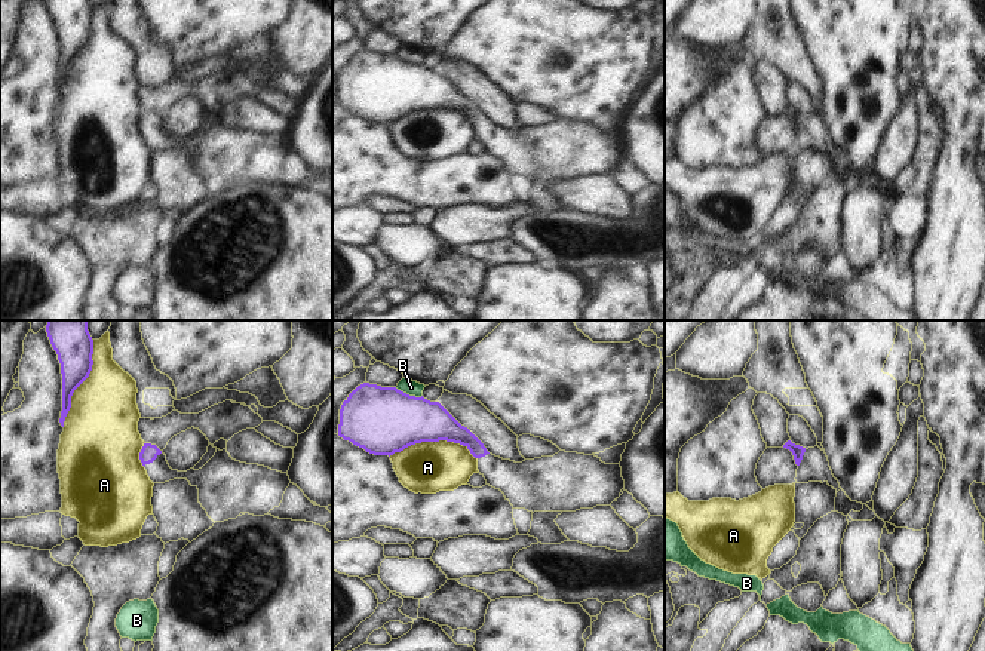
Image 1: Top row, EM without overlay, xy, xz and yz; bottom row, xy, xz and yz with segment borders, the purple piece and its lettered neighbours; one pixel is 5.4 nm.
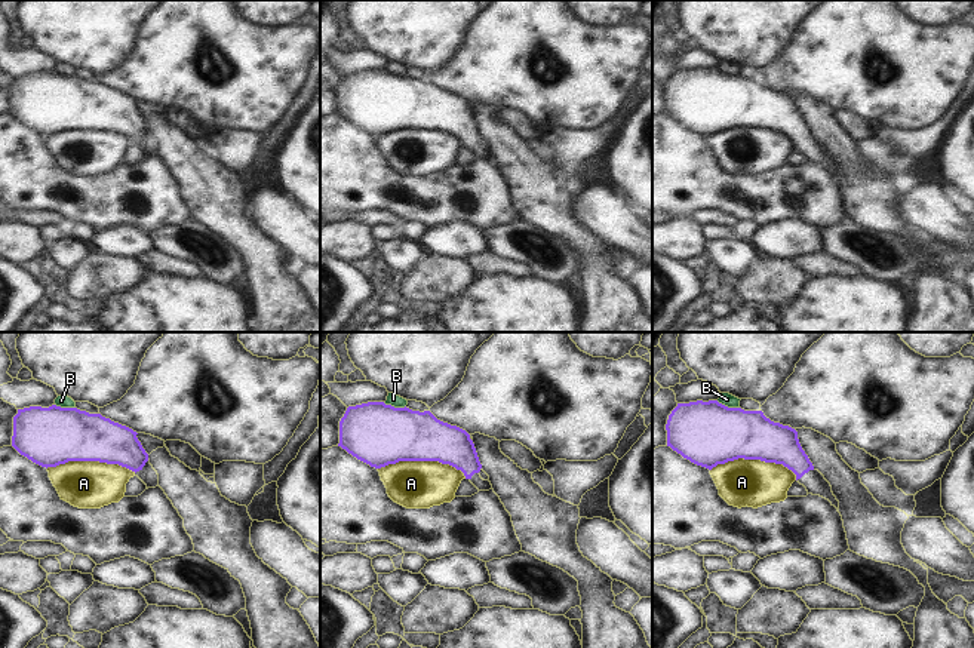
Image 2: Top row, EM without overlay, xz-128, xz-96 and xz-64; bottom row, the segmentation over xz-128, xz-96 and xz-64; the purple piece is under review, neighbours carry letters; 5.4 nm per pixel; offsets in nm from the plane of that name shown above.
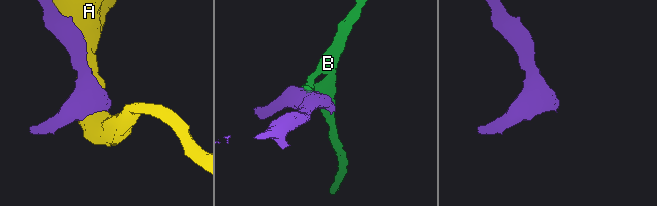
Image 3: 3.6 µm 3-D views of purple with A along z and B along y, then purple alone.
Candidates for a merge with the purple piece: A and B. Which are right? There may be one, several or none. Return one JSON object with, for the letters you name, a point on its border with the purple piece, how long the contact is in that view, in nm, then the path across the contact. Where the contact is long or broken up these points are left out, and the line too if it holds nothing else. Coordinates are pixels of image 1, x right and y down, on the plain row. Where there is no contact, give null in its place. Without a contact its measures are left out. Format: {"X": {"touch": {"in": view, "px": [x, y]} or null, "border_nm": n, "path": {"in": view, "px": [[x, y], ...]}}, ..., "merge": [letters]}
{"merge": []}

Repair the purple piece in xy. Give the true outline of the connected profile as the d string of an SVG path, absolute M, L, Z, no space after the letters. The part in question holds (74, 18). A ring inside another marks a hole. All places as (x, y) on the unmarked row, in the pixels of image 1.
M47 0L47 4L61 31L62 79L59 90L64 95L71 76L71 64L92 39L93 7L89 0Z

